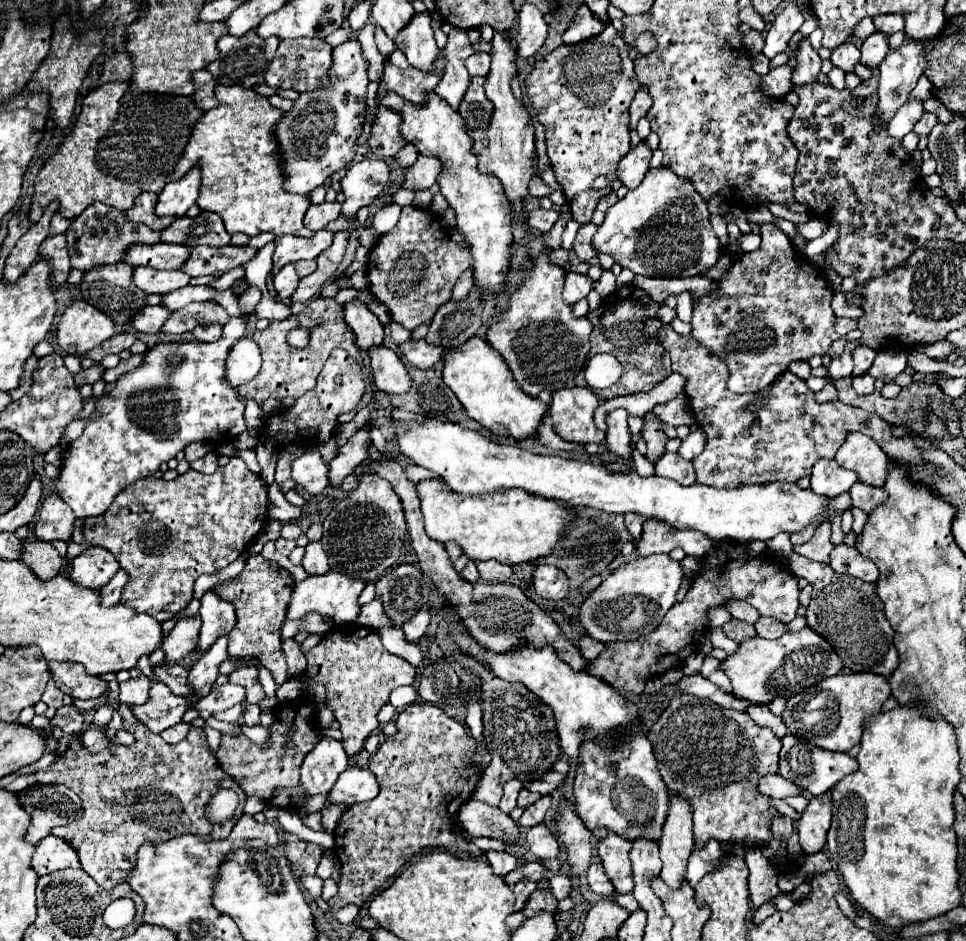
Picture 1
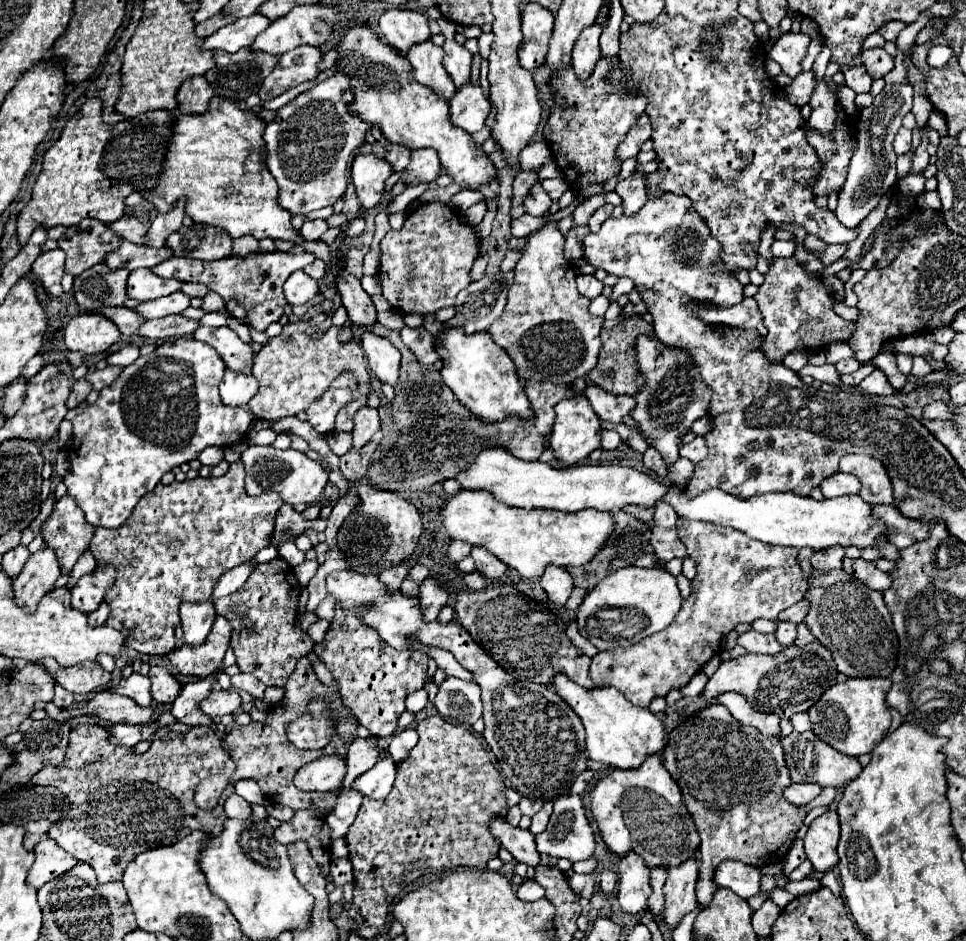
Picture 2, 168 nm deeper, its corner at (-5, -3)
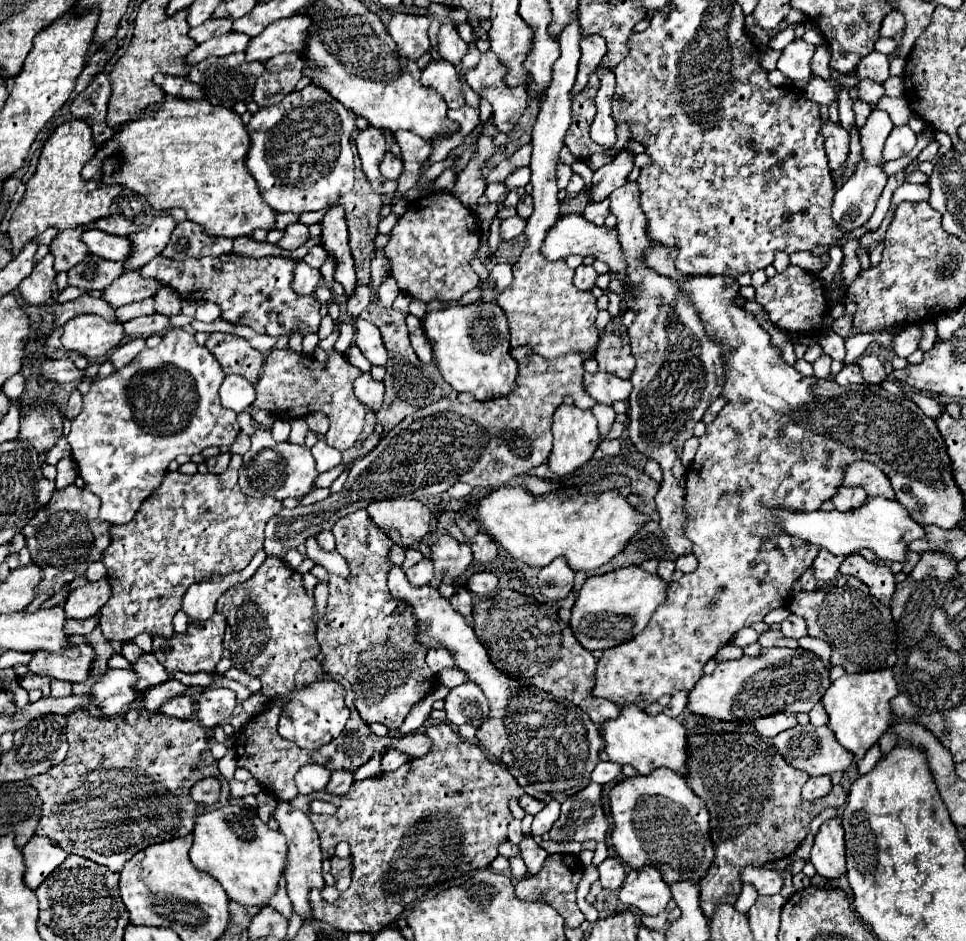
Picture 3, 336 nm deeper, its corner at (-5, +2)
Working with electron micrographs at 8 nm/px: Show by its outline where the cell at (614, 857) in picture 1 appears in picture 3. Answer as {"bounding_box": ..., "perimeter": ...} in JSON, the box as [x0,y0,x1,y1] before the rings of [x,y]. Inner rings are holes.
{"bounding_box":[619,865,671,915],"perimeter":[[[647,865],[629,871],[623,887],[619,889],[619,899],[629,907],[639,907],[645,915],[659,915],[667,907],[671,891],[659,871]]]}

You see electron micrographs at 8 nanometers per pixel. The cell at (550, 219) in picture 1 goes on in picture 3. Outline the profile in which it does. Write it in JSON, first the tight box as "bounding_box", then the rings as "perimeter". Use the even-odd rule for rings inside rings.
{"bounding_box":[501,215,525,239],"perimeter":[[[515,215],[511,219],[505,219],[501,221],[501,239],[513,239],[517,235],[521,235],[525,229],[525,219]]]}

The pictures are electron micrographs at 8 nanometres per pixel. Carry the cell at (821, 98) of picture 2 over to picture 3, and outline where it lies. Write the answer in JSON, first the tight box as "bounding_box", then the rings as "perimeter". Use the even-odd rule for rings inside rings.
{"bounding_box":[821,119,849,169],"perimeter":[[[831,119],[821,121],[821,135],[825,139],[825,151],[829,157],[829,167],[839,169],[849,155],[849,133],[841,123],[833,123]]]}

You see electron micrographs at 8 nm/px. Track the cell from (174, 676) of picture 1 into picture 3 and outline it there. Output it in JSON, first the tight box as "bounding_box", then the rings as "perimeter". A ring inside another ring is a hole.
{"bounding_box":[133,653,169,691],"perimeter":[[[145,653],[139,657],[139,661],[133,665],[133,669],[139,675],[139,681],[135,683],[135,689],[147,691],[151,687],[157,687],[169,679],[169,673],[163,669],[163,665],[153,657],[153,653]]]}

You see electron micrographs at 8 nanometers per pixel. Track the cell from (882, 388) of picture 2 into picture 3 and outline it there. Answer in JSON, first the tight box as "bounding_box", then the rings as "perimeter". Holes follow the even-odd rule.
{"bounding_box":[857,355,887,385],"perimeter":[[[865,355],[865,357],[857,359],[857,363],[863,367],[865,383],[881,385],[883,381],[887,381],[887,371],[885,371],[885,367],[881,365],[881,361],[875,355]]]}

